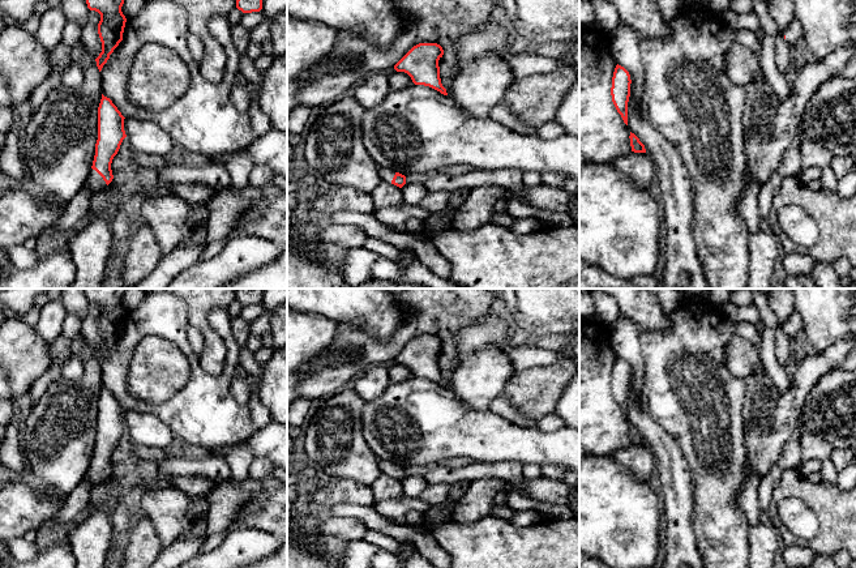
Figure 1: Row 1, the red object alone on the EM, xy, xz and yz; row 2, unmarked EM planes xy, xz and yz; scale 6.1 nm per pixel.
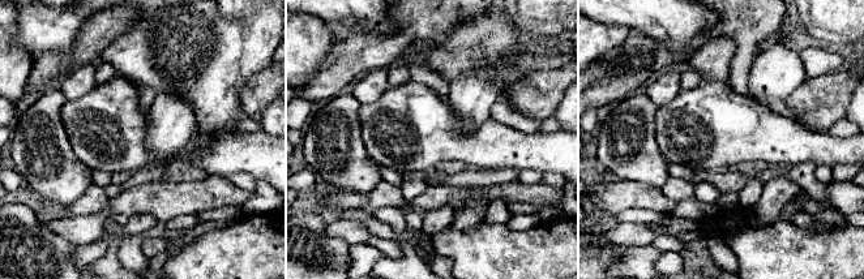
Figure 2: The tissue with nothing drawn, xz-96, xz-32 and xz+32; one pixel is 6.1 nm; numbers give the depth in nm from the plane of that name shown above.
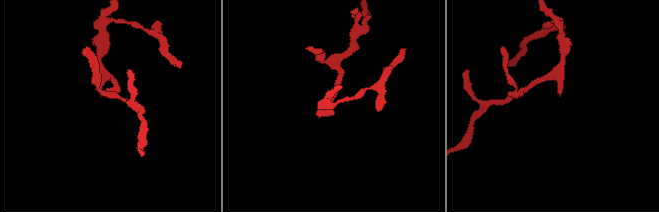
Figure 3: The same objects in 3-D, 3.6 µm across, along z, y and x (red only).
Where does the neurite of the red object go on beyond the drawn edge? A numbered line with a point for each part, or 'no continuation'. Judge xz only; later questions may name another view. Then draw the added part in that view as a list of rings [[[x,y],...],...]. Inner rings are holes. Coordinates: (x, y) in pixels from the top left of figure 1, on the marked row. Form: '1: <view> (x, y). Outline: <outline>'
1: xz (386, 175). Outline: [[[380,167],[378,168],[378,175],[381,178],[381,181],[391,183],[395,172],[393,170]]]

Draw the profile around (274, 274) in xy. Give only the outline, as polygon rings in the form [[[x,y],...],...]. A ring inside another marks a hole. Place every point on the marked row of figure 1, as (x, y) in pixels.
[[[287,245],[273,262],[232,279],[223,289],[287,289]]]

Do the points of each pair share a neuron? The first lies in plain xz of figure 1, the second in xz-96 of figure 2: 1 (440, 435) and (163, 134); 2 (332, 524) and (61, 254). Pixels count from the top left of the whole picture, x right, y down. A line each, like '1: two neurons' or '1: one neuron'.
1: two neurons
2: two neurons

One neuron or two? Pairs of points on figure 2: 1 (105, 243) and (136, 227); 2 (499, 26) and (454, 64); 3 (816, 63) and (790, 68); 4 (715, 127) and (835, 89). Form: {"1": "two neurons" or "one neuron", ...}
{"1": "one neuron", "2": "one neuron", "3": "two neurons", "4": "two neurons"}

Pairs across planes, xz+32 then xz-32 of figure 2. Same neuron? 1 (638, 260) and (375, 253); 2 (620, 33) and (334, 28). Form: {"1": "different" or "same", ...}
{"1": "same", "2": "different"}

